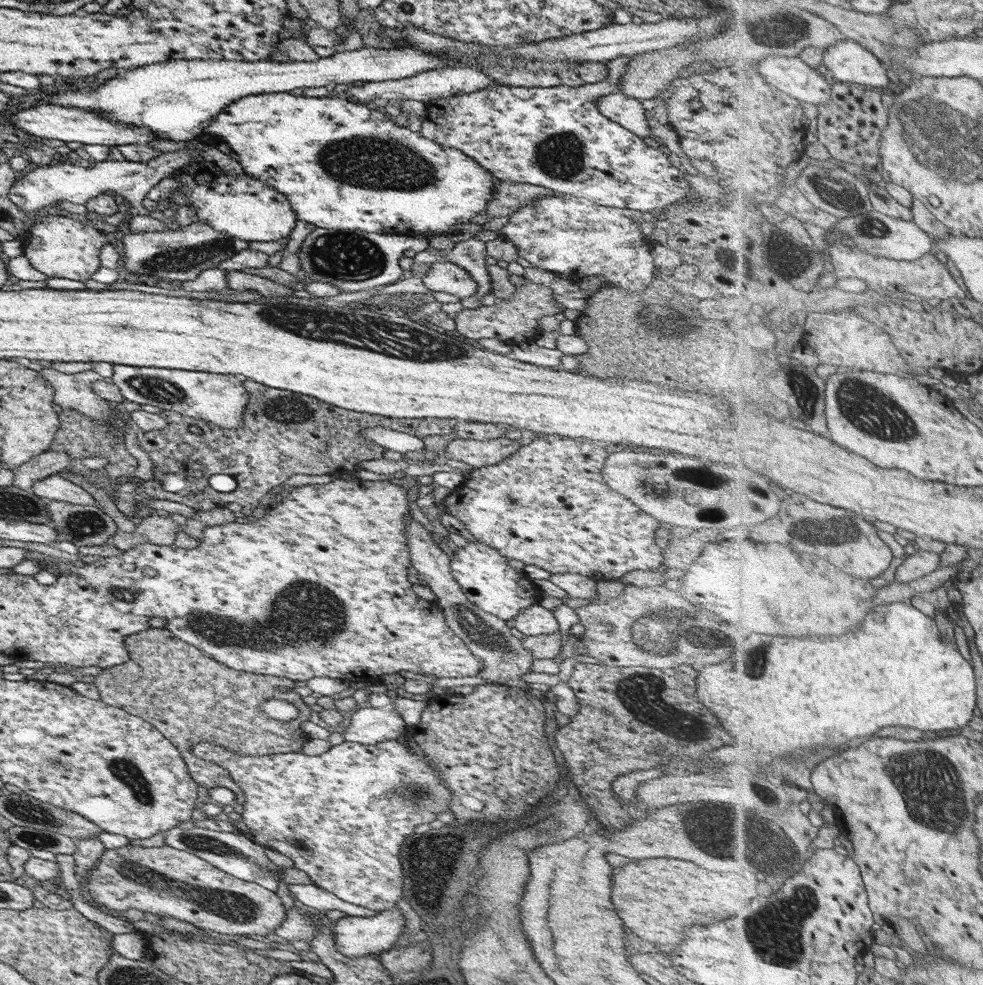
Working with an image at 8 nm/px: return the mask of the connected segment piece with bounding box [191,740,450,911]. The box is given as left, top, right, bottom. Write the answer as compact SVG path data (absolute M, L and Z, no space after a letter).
M397 740L379 741L377 744L357 744L342 741L331 746L320 756L305 756L300 752L269 756L237 756L221 746L201 742L191 747L193 757L213 762L225 769L245 796L241 808L241 822L248 828L243 835L251 842L275 851L277 832L279 842L287 840L299 844L309 856L289 856L293 865L305 872L310 882L334 894L337 898L374 911L394 908L401 899L403 867L400 864L400 846L404 836L415 826L435 820L439 812L448 811L450 794L439 782L436 770L410 748Z

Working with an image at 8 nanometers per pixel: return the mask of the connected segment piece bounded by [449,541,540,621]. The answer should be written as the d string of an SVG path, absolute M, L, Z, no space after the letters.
M480 541L467 542L467 546L457 547L449 557L449 572L466 599L504 621L512 619L522 608L537 604L540 597L535 584L522 571L515 572L507 561L494 548Z

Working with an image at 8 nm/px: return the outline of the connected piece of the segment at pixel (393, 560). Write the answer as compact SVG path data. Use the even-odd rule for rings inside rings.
M336 478L326 484L307 484L293 487L289 493L275 503L259 520L251 524L223 524L202 530L203 539L195 548L185 550L182 547L159 544L137 544L123 553L100 557L94 563L83 563L79 555L69 554L69 563L56 558L38 556L43 559L48 570L57 575L71 575L85 580L97 594L105 597L111 606L122 613L143 615L147 618L165 618L164 627L173 637L198 648L213 660L236 671L271 675L298 682L315 677L336 678L347 682L362 680L375 682L383 674L395 674L407 670L417 674L433 674L437 678L461 678L476 676L483 663L465 646L465 643L446 625L444 616L436 601L428 601L417 596L407 581L407 568L410 567L409 553L406 547L406 519L409 512L407 489L388 481L365 481L357 478L342 480Z

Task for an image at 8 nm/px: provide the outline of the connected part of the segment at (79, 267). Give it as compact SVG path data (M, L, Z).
M46 215L35 221L20 239L22 256L29 260L35 270L47 278L64 278L82 283L91 279L91 275L100 268L100 249L109 243L108 237L87 223L55 215Z

